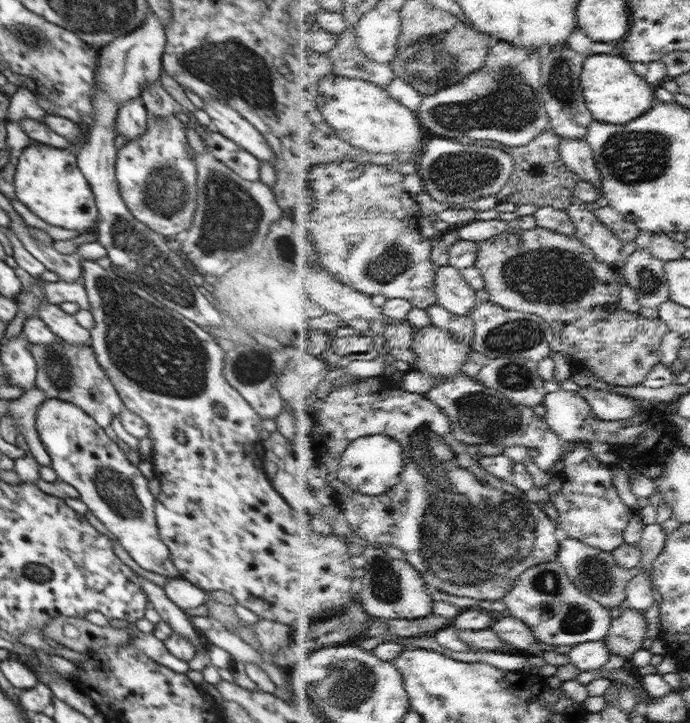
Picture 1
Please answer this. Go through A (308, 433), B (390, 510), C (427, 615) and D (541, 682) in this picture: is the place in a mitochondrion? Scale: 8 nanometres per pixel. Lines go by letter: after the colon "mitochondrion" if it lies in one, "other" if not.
A: other
B: other
C: other
D: other

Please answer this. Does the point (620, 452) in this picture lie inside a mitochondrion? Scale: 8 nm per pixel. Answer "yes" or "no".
no

